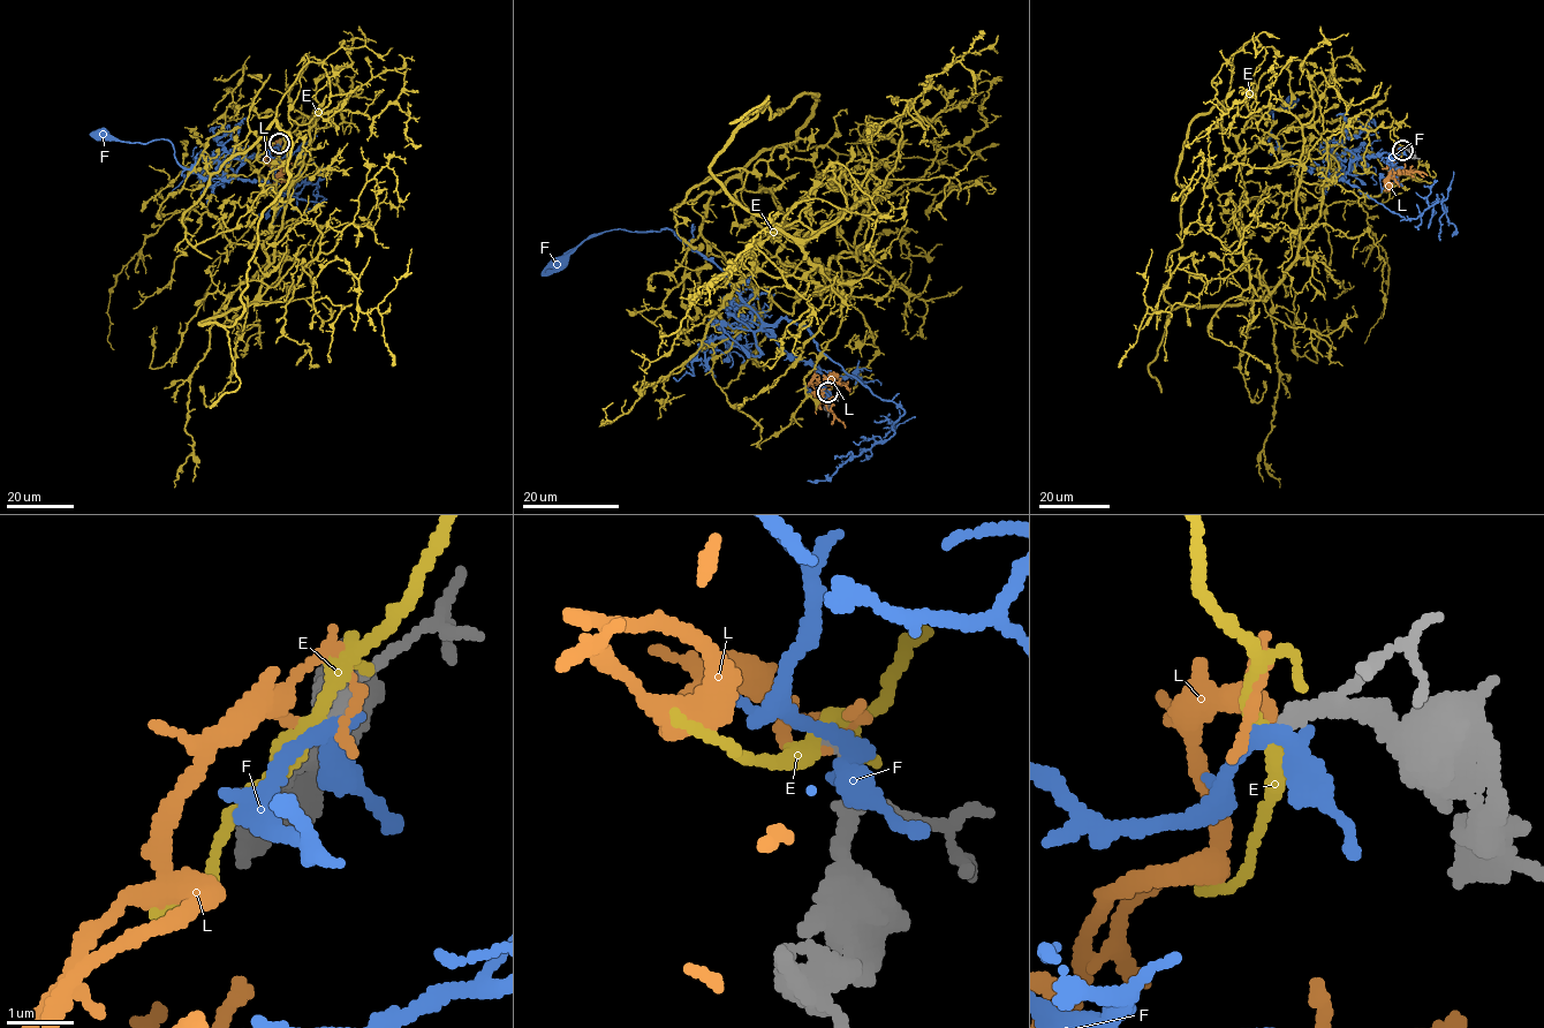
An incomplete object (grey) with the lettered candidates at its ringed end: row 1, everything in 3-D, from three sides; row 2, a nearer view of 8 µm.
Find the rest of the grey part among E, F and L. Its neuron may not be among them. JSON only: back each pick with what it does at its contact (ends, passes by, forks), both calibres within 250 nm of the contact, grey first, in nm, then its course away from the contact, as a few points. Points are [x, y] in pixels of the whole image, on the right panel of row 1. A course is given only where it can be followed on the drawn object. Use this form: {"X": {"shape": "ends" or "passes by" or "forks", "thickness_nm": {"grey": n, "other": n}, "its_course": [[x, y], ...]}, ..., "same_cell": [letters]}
{"L": {"shape": "passes by", "thickness_nm": {"grey": 220, "other": 120}, "its_course": [[1402, 151], [1398, 150], [1399, 157], [1387, 168], [1428, 175]]}, "same_cell": ["L"]}

